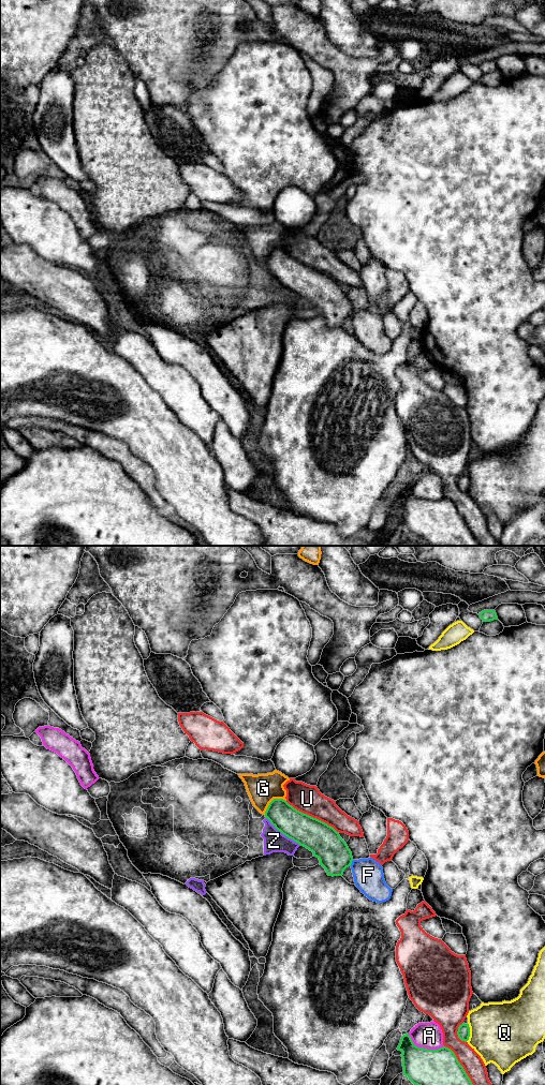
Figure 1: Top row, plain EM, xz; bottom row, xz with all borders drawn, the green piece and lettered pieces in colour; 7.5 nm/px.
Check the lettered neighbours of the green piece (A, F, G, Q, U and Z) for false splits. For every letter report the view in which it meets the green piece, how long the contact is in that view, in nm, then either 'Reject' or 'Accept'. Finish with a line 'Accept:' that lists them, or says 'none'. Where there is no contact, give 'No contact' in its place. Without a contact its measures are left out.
A: Touches green in xz. Shared border 280 nm. Reject
F: Touches green in xz. Shared border 50 nm. Reject
G: Touches green in xz. Shared border 200 nm. Reject
Q: Touches green in xz. Shared border 140 nm. Reject
U: Touches green in xz. Shared border 480 nm. Reject
Z: Touches green in xz. Shared border 340 nm. Reject
Accept: none

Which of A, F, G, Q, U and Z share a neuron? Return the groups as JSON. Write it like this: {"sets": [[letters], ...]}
{"sets": [["A"], ["F"], ["G"], ["Q"], ["U"], ["Z"]]}

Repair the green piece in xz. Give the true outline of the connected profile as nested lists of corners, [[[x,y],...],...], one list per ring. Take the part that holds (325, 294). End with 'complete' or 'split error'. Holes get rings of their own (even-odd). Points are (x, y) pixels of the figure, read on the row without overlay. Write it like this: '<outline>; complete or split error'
[[[274,250],[265,263],[265,268],[283,286],[312,302],[328,327],[342,327],[344,321],[351,317],[353,312],[351,301],[339,283],[327,274],[297,262],[283,250]]]; complete

